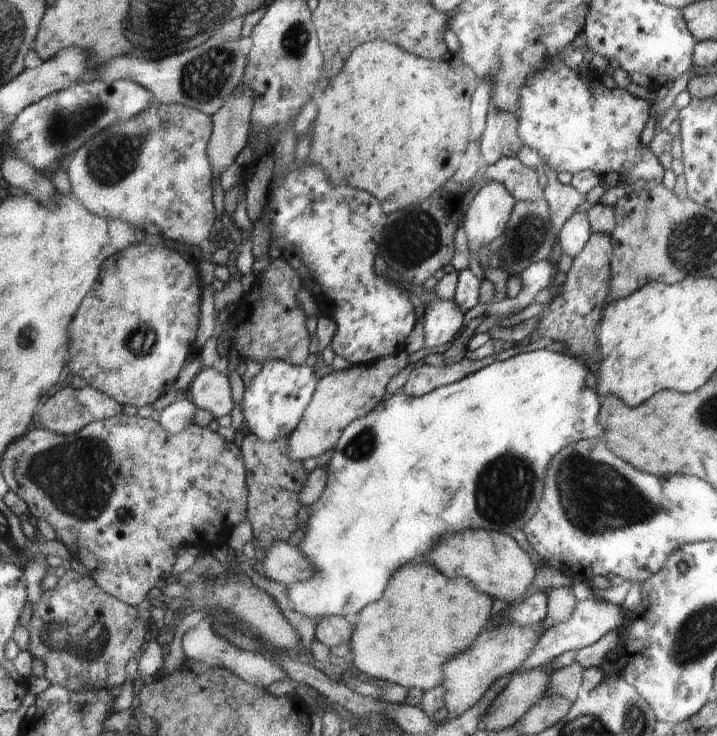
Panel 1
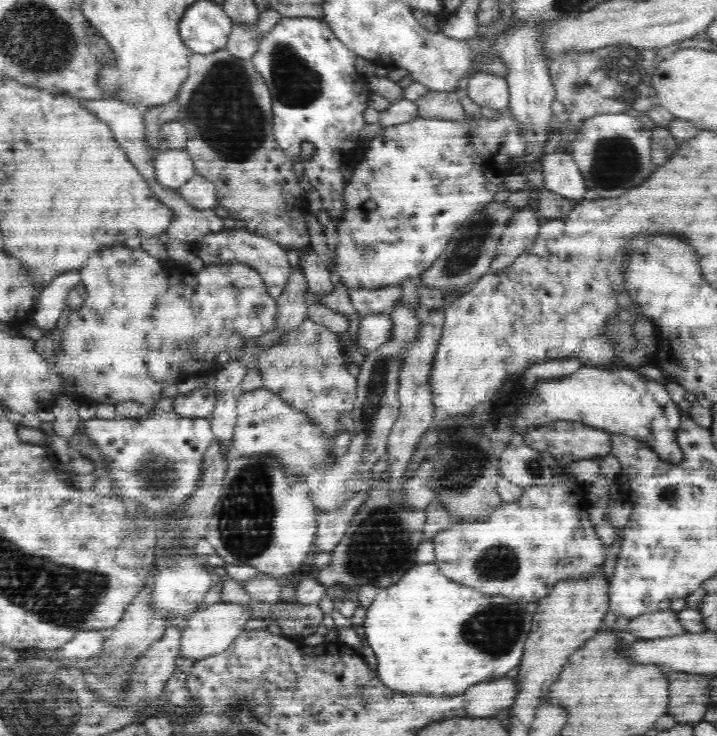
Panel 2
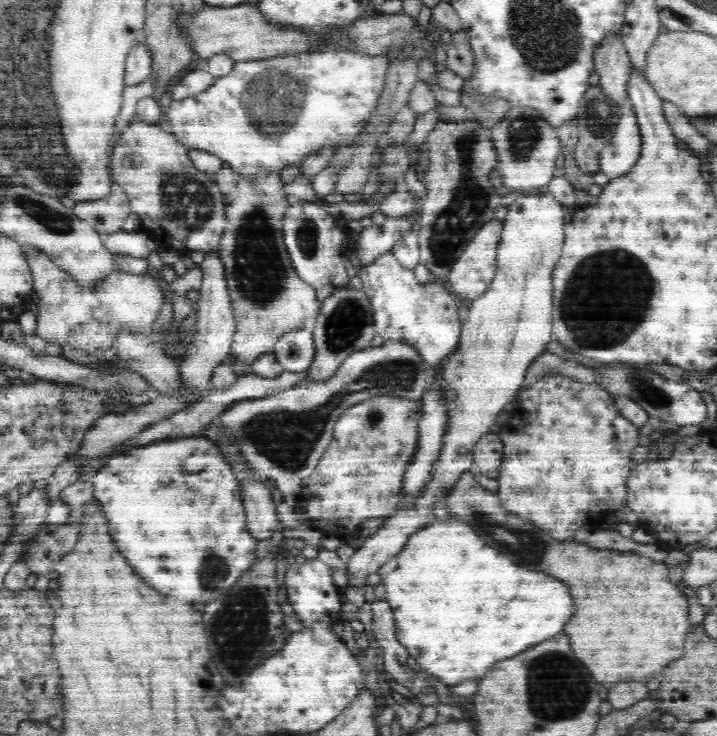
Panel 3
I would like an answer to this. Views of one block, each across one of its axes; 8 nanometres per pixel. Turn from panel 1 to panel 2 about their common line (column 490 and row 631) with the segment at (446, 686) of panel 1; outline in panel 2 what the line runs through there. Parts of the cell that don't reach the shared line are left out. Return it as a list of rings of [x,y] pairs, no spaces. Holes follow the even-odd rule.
[[[672,609],[665,611],[656,610],[652,613],[642,614],[625,622],[630,634],[638,636],[638,639],[645,641],[660,639],[686,633],[684,627],[676,618],[677,612]]]

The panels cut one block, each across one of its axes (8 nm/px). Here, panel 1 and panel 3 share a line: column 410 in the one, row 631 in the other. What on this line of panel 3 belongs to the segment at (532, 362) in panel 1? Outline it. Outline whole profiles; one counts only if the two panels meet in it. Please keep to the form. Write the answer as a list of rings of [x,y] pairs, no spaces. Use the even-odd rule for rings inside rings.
[[[437,521],[426,526],[396,555],[396,570],[383,577],[384,600],[393,612],[397,640],[408,651],[413,665],[449,686],[480,678],[498,658],[516,656],[560,634],[574,614],[574,602],[560,580],[506,562],[506,556],[484,544],[474,530],[466,521]]]

